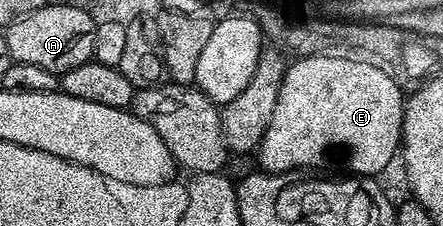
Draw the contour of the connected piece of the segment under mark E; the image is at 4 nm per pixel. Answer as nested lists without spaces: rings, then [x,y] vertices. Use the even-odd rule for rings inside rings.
[[[309,56],[308,58],[295,58],[294,61],[290,63],[286,67],[286,70],[283,74],[283,79],[280,82],[279,86],[279,95],[276,100],[276,107],[273,108],[272,118],[269,120],[268,126],[264,130],[263,138],[260,140],[259,145],[257,147],[257,162],[260,167],[264,171],[273,173],[273,174],[287,174],[288,172],[292,172],[291,170],[303,170],[306,166],[323,166],[326,162],[331,162],[336,158],[337,161],[340,162],[341,165],[344,166],[344,171],[350,172],[355,176],[379,176],[379,173],[382,172],[383,169],[386,168],[387,165],[390,164],[391,161],[396,161],[397,155],[401,150],[401,139],[403,137],[403,108],[405,105],[405,94],[404,91],[399,87],[395,81],[389,76],[385,76],[385,72],[381,72],[381,68],[373,68],[373,64],[361,64],[361,60],[345,60],[344,58],[338,58],[337,56]]]

